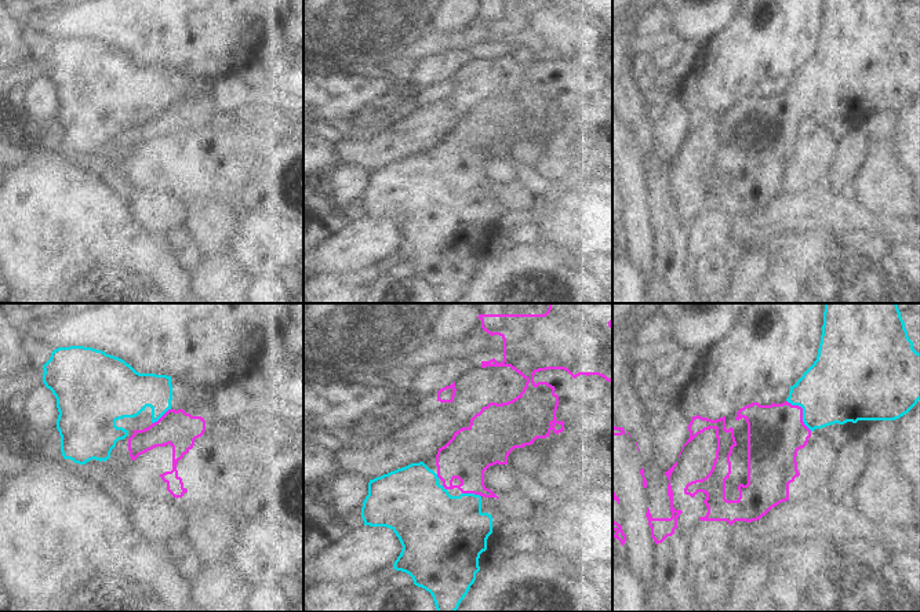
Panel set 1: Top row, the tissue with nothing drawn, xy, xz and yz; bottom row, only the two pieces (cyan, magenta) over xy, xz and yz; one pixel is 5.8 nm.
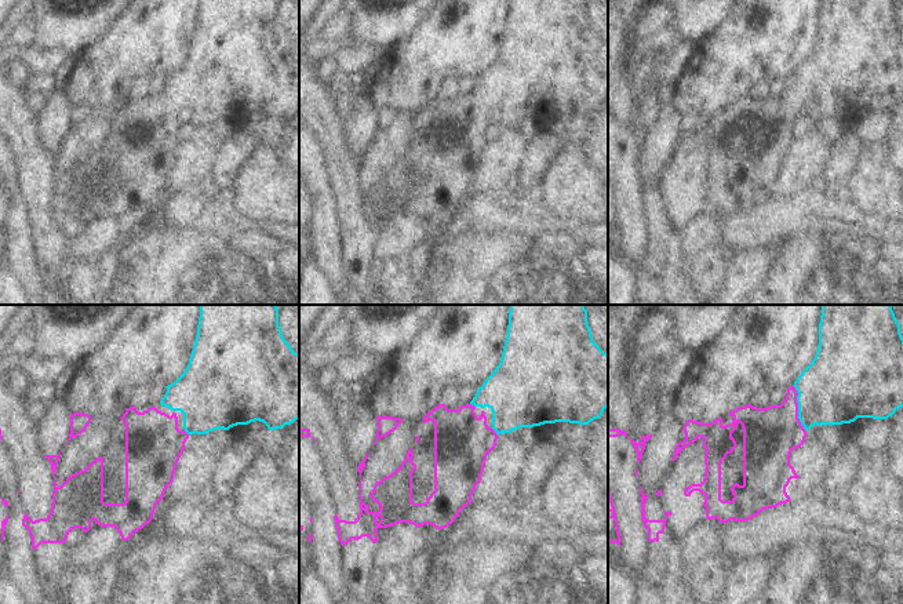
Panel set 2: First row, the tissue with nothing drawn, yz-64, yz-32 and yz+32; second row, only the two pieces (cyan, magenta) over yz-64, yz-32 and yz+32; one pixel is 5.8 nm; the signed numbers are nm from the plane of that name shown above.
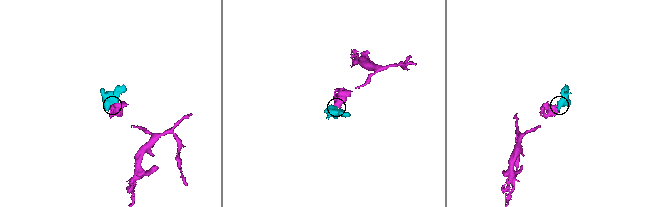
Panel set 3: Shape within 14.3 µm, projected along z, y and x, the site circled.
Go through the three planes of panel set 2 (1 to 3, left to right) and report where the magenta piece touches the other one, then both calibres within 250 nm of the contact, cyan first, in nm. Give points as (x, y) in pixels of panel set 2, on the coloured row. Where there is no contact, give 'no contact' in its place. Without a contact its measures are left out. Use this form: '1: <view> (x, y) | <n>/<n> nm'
1: yz-64 (186, 432) | 380/340 nm
2: yz-32 (495, 430) | 380/320 nm
3: yz+32 (798, 408) | 420/320 nm

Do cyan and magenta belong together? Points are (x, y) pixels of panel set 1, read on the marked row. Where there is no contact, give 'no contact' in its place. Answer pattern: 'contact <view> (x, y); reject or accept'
contact yz (803, 412); accept

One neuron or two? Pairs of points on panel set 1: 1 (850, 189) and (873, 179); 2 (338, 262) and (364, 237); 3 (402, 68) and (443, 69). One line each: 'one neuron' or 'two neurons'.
1: two neurons
2: one neuron
3: two neurons

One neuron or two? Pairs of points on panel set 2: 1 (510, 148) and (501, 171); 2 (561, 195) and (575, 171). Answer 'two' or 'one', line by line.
1: one
2: one

